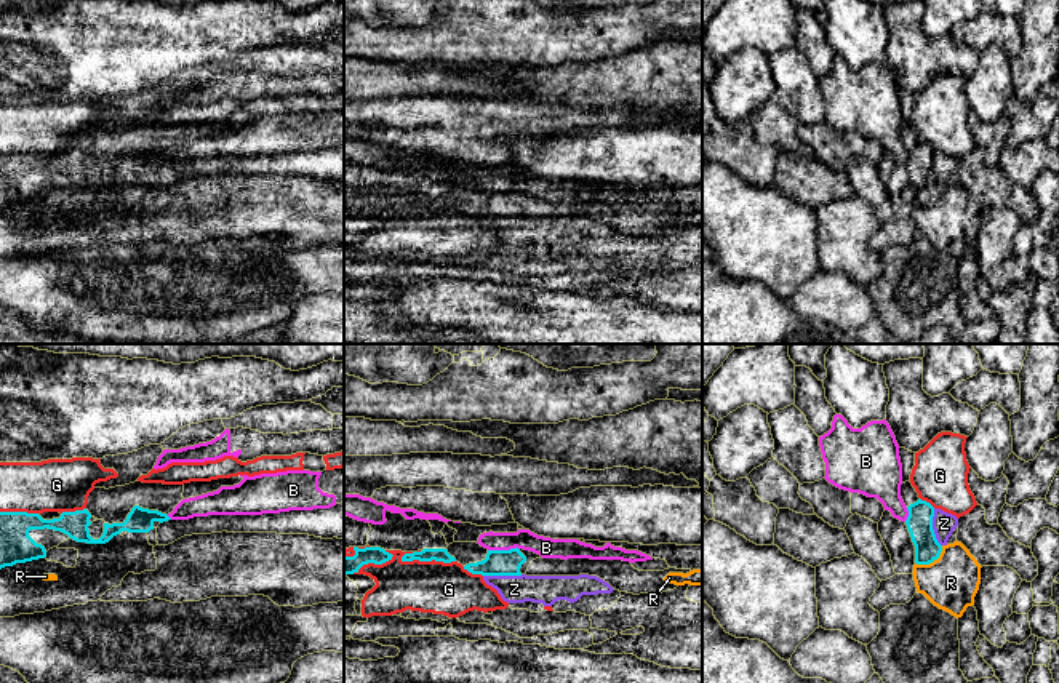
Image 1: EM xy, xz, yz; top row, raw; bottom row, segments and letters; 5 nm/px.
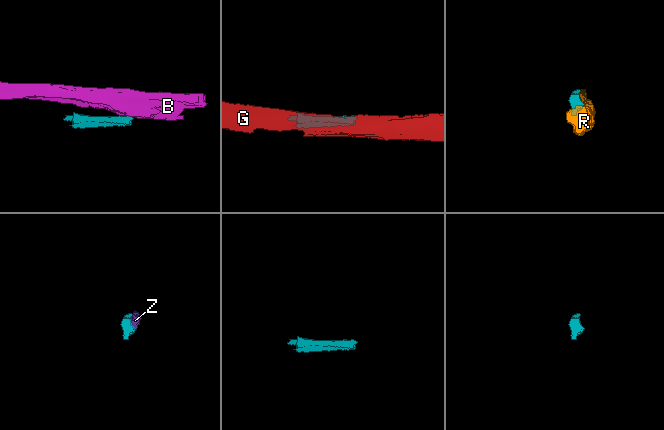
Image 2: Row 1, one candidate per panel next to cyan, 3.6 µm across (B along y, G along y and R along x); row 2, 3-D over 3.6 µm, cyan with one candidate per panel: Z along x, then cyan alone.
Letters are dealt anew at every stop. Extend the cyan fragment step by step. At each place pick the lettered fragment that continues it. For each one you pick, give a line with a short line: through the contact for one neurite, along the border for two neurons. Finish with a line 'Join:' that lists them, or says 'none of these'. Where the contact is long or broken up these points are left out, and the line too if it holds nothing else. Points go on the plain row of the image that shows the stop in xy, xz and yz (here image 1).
Join: none of these

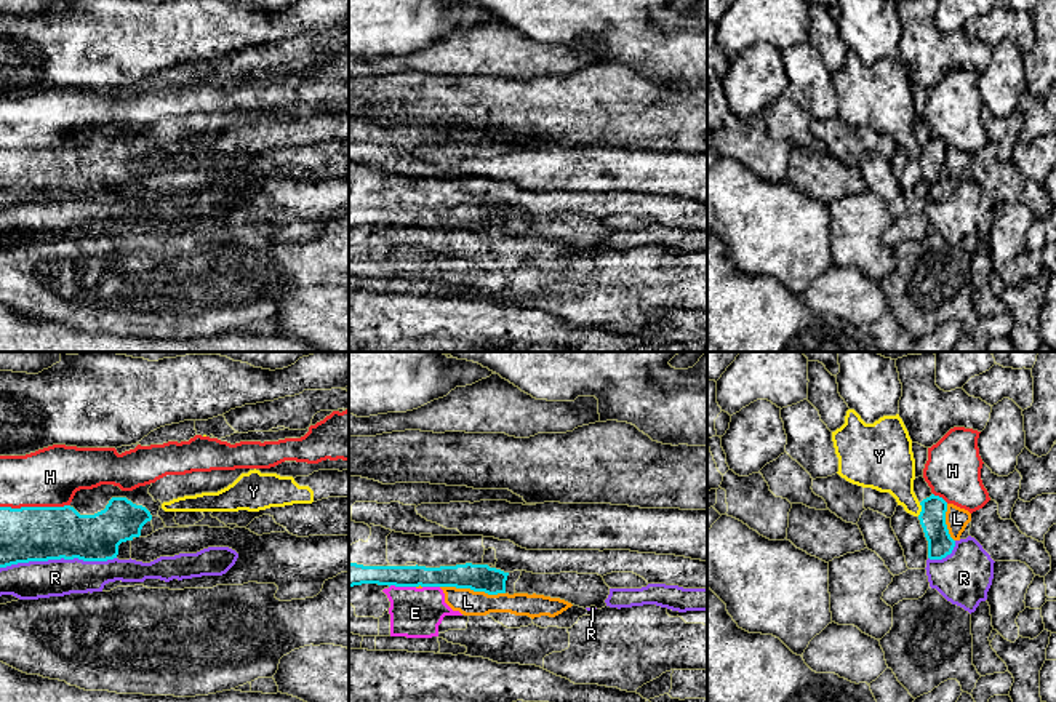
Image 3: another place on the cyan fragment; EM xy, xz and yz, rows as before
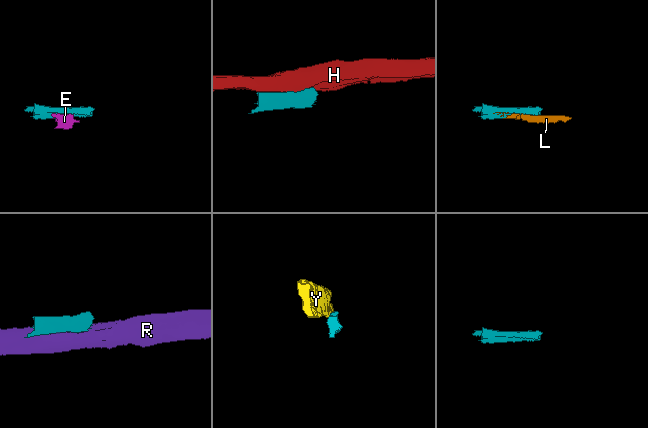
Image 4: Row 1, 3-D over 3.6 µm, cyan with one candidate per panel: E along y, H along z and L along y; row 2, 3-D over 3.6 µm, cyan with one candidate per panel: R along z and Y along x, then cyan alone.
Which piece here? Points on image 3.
Join: none of these

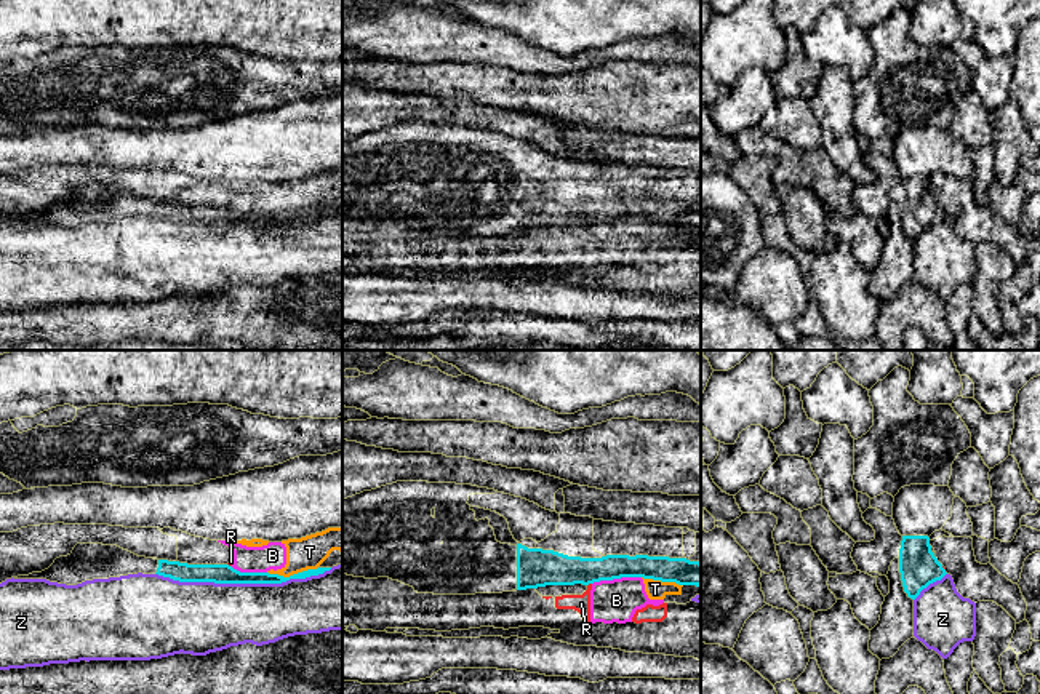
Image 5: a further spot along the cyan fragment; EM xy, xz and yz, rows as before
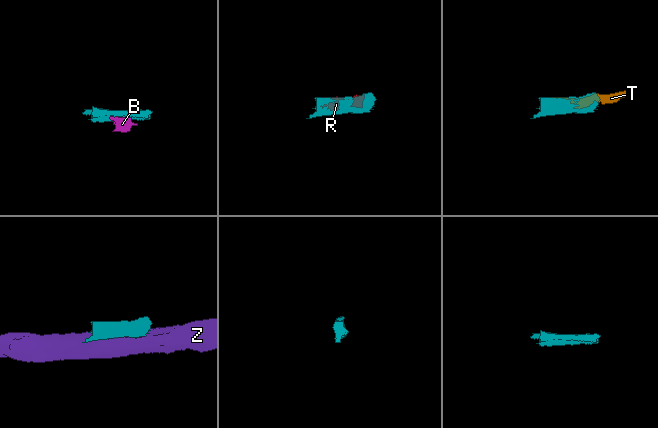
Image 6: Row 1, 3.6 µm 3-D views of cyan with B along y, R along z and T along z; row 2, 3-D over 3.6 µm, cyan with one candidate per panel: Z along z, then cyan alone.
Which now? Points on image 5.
Join: none of these

